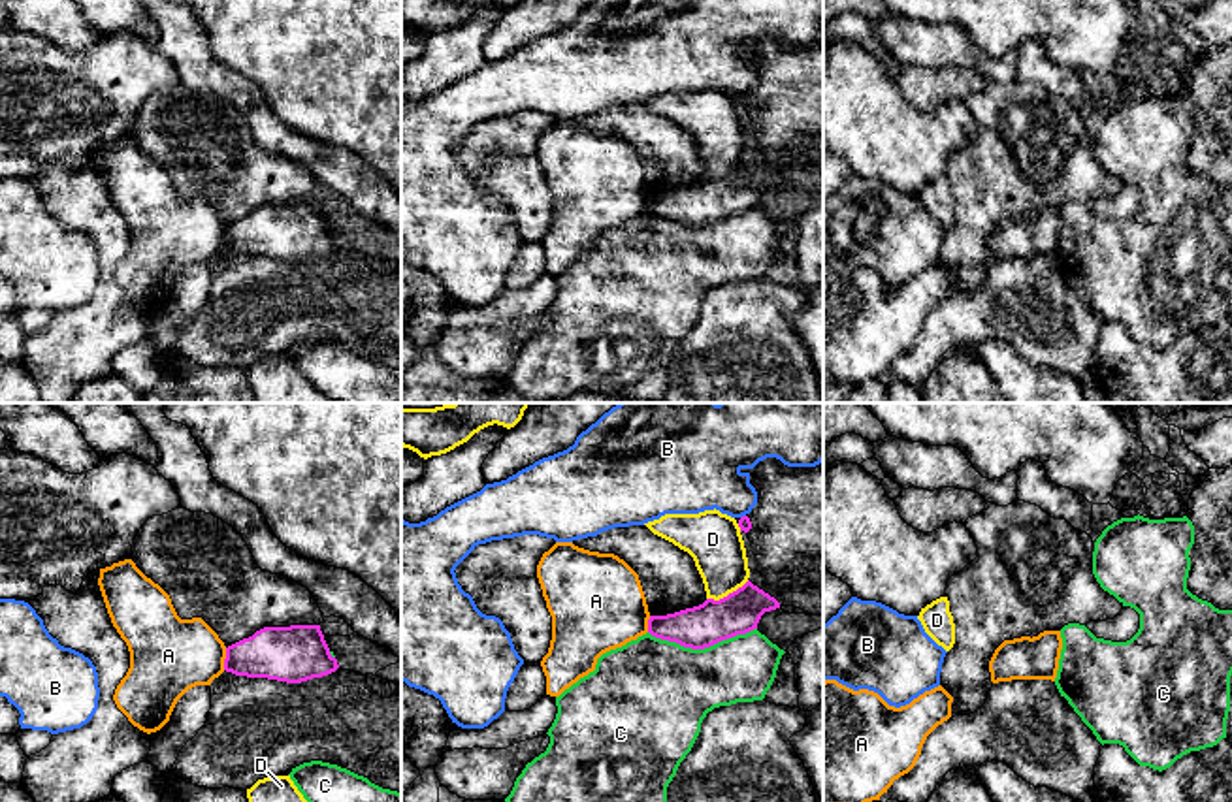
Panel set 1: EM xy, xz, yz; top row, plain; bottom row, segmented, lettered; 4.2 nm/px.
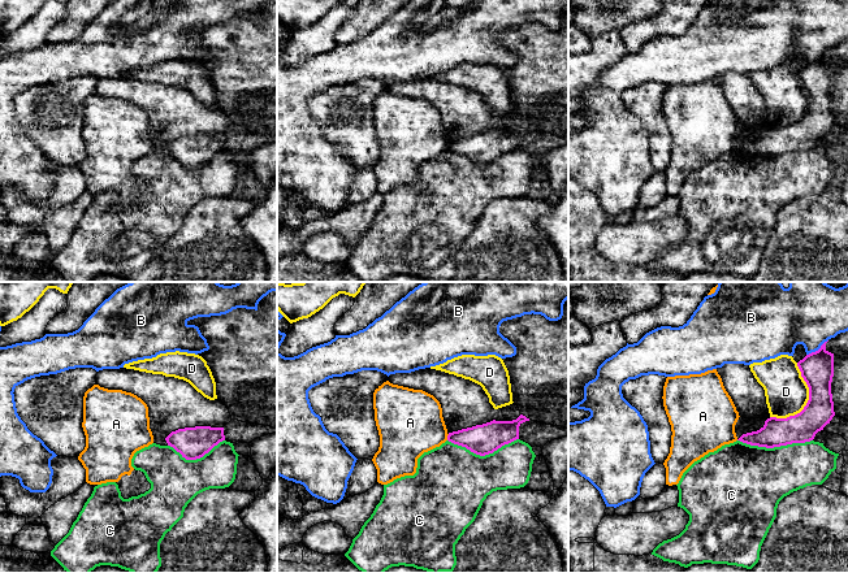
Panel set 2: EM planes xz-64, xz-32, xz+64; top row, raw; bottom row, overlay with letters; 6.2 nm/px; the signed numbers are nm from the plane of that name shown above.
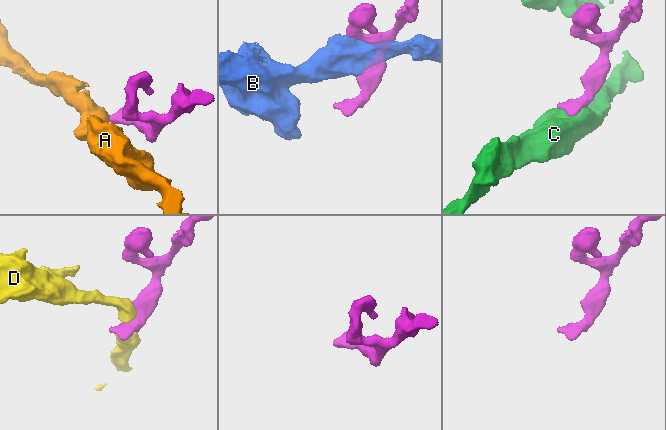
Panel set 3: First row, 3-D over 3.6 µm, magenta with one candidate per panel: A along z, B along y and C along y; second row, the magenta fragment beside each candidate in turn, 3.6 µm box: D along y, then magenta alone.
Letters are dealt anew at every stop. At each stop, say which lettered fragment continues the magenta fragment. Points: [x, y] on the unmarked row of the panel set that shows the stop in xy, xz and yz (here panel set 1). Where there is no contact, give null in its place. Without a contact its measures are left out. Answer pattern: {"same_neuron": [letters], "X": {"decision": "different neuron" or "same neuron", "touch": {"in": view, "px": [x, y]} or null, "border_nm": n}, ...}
{"same_neuron": [], "A": {"decision": "different neuron", "touch": {"in": "xy", "px": [225, 238]}, "border_nm": 100}, "B": {"decision": "different neuron", "touch": {"in": "xz", "px": [743, 95]}, "border_nm": 30}, "C": {"decision": "different neuron", "touch": {"in": "xz", "px": [701, 226]}, "border_nm": 460}, "D": {"decision": "different neuron", "touch": {"in": "xz", "px": [729, 172]}, "border_nm": 200}}

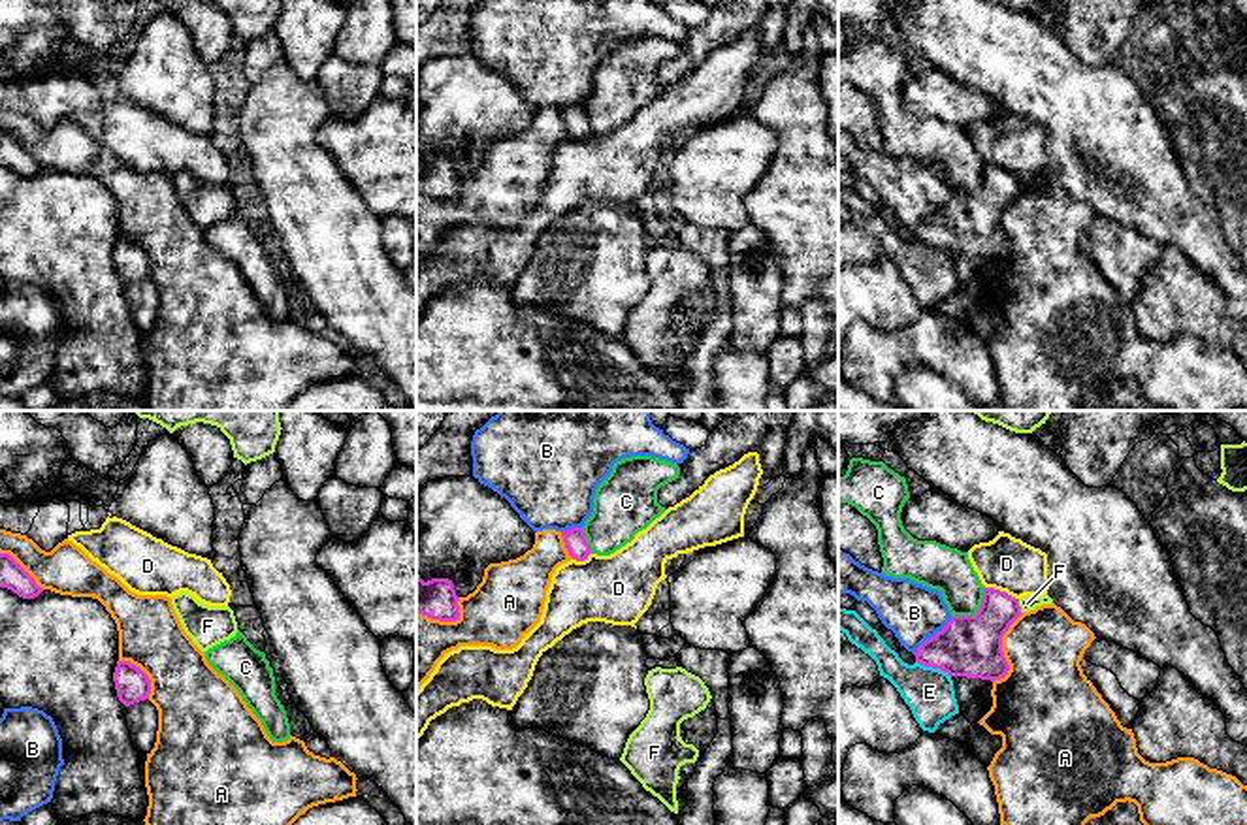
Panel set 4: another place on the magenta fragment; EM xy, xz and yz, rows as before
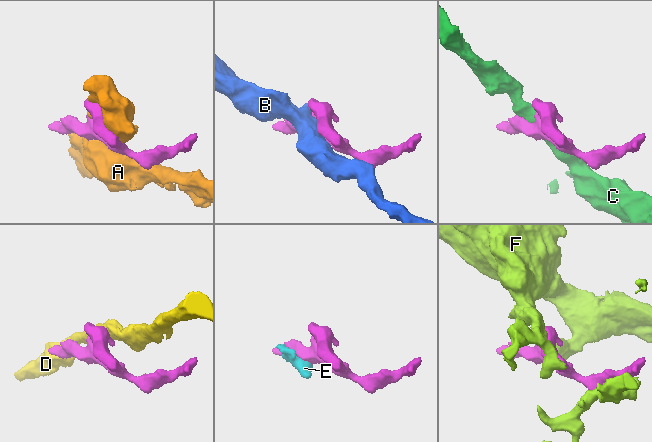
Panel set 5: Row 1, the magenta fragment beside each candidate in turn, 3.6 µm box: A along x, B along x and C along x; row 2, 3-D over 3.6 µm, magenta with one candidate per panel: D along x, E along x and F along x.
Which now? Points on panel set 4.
{"same_neuron": ["F"], "A": {"decision": "different neuron", "touch": {"in": "yz", "px": [1001, 228]}, "border_nm": 320}, "B": {"decision": "different neuron", "touch": {"in": "yz", "px": [935, 213]}, "border_nm": 240}, "C": {"decision": "different neuron", "touch": {"in": "yz", "px": [978, 191]}, "border_nm": 190}, "D": {"decision": "different neuron", "touch": {"in": "yz", "px": [1003, 170]}, "border_nm": 160}, "E": {"decision": "different neuron", "touch": {"in": "yz", "px": [933, 245]}, "border_nm": 170}, "F": {"decision": "same neuron", "touch": {"in": "yz", "px": [1018, 183]}, "border_nm": 60}}

